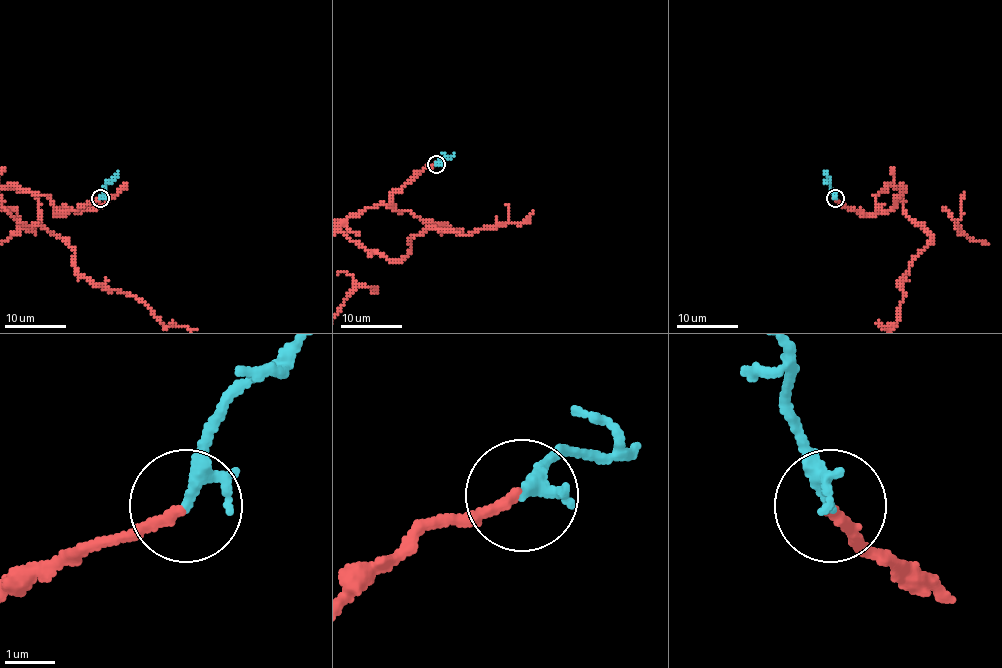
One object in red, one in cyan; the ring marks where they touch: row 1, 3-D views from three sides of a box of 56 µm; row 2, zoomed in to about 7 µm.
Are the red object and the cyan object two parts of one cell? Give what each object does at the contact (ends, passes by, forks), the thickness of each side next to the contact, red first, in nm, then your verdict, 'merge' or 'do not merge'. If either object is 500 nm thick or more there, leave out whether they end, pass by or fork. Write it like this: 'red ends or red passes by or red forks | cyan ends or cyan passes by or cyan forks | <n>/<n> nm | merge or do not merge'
red ends | cyan forks | 200/180 nm | merge

